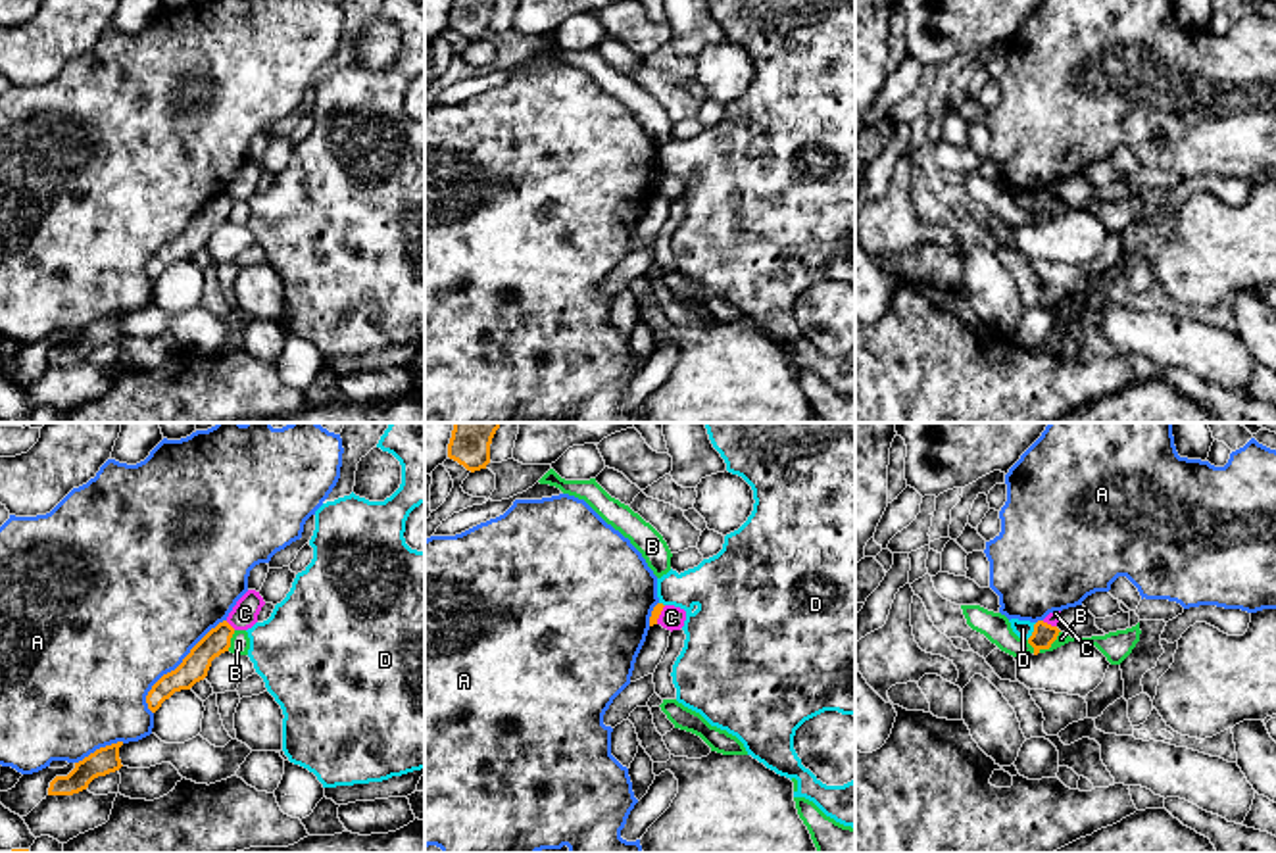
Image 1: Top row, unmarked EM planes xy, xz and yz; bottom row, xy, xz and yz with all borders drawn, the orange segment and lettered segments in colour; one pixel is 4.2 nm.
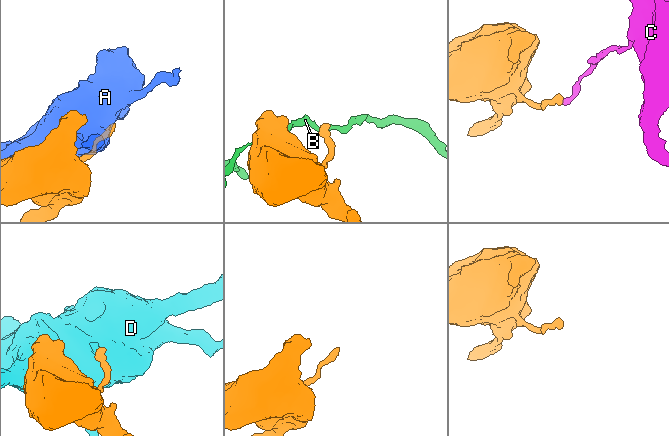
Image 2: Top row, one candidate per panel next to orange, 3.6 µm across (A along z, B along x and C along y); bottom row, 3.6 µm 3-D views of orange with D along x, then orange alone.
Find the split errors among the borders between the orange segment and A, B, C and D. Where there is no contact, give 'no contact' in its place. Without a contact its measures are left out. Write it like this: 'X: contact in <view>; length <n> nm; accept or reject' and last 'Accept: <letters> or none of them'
A: contact in xy; length 500 nm; reject
B: contact in yz; length 130 nm; reject
C: contact in xy; length 60 nm; reject
D: contact in yz; length 80 nm; reject
Accept: none of them

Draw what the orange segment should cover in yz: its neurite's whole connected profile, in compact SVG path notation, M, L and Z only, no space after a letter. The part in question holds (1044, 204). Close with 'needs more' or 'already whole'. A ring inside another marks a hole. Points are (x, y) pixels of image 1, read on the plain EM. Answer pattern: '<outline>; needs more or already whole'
M1038 190L1032 206L1028 207L1028 213L1034 217L1034 225L1038 225L1042 219L1049 219L1059 202L1061 200L1057 196Z; already whole

